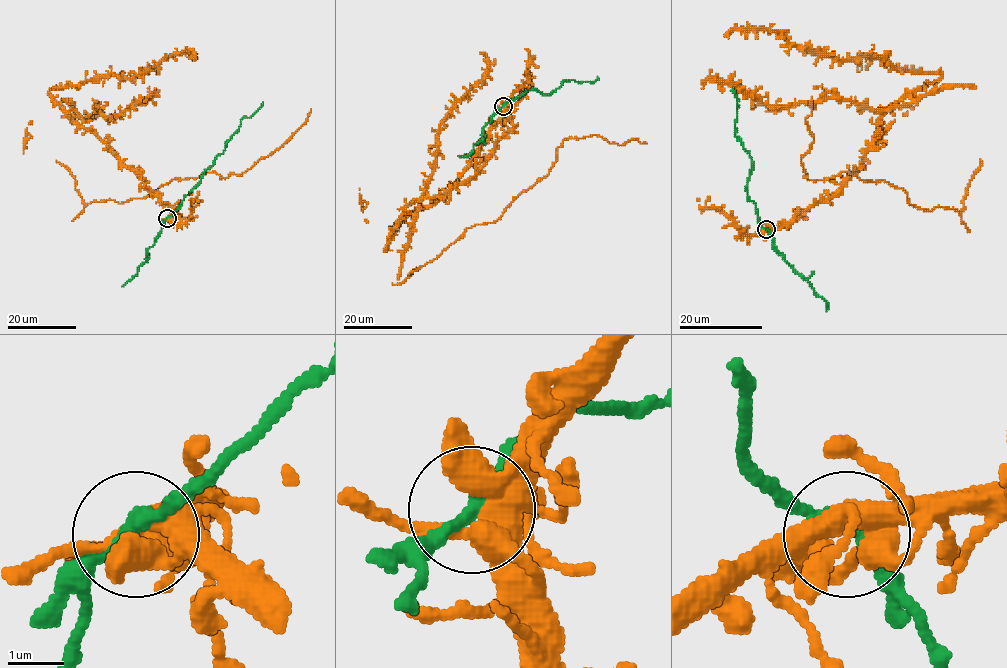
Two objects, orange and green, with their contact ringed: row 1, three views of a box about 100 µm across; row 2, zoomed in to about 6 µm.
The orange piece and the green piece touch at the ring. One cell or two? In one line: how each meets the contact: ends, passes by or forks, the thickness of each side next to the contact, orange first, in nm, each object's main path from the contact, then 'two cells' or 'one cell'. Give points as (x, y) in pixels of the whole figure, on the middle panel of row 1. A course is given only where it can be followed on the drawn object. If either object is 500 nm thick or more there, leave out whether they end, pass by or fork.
orange forks there; green passes by; 440 nm thick on the orange side, 240 nm on the other; orange runs (504, 106), (512, 128), (486, 163), (442, 194), (414, 200), (385, 251), (393, 231), (457, 180), (529, 75); green runs (503, 106), (527, 90), (550, 94), (565, 80), (594, 82), (598, 77); one cell

